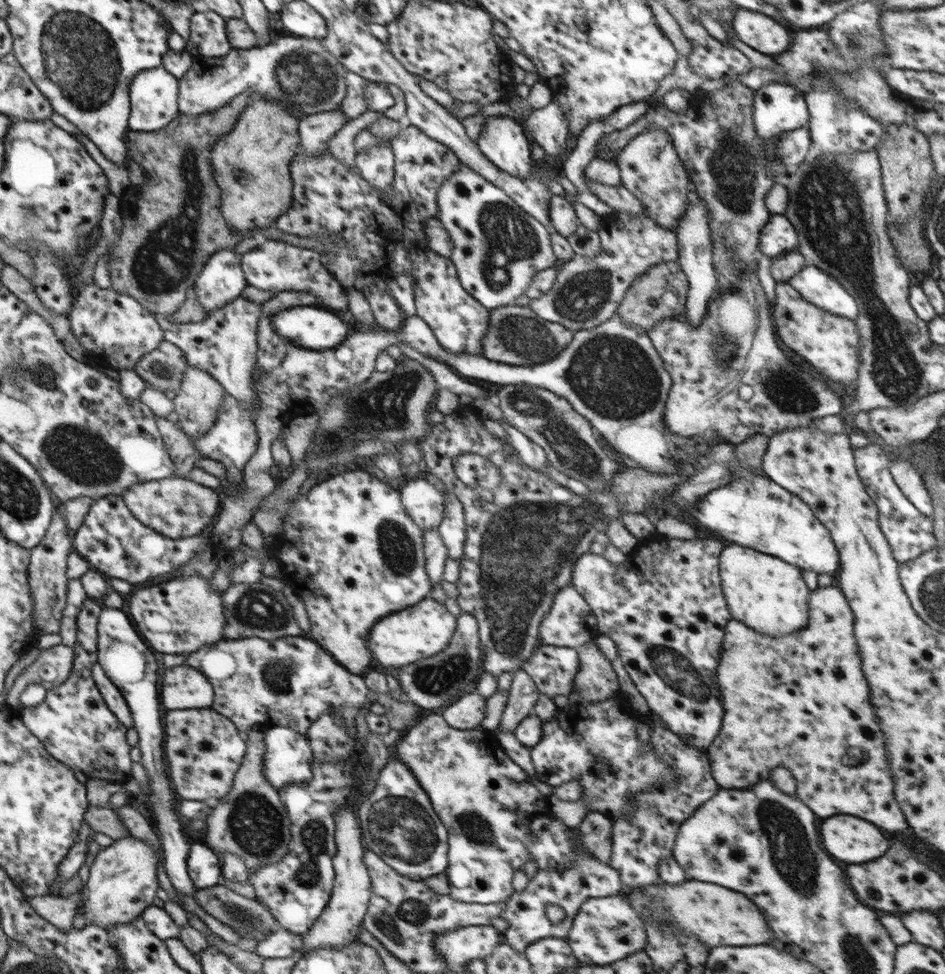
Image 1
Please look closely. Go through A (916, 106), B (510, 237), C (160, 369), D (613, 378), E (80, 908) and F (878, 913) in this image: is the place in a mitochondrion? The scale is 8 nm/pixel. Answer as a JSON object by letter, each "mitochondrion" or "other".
{"A":"other","B":"mitochondrion","C":"mitochondrion","D":"mitochondrion","E":"other","F":"other"}

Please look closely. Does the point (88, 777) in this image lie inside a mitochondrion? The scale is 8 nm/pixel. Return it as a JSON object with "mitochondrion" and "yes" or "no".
{"mitochondrion":"no"}

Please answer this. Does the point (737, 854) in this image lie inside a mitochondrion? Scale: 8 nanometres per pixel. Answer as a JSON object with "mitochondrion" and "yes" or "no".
{"mitochondrion":"no"}

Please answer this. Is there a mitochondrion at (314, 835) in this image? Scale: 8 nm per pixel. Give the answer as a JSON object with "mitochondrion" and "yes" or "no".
{"mitochondrion":"yes"}

